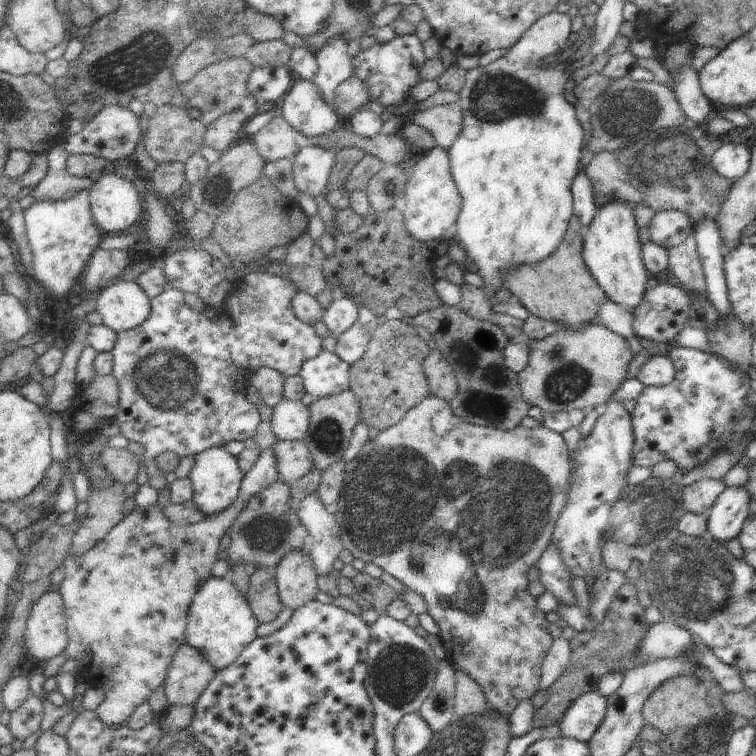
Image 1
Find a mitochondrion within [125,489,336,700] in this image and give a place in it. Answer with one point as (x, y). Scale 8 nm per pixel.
(269, 530)

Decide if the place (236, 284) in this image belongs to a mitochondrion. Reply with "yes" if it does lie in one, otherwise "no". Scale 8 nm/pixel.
no

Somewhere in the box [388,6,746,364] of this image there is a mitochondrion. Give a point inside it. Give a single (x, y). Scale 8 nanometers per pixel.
(672, 166)

